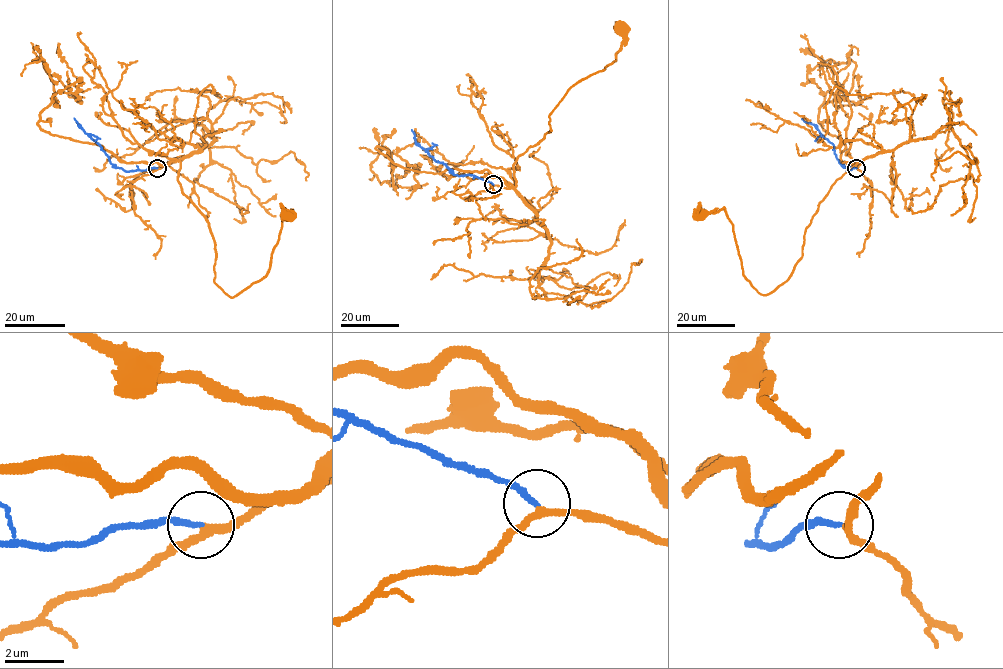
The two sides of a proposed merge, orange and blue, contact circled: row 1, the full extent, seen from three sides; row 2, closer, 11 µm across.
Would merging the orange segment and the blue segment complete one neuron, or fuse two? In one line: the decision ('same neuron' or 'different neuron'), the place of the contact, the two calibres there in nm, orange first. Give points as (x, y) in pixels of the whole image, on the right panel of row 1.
same neuron; place (856, 168); calibres 240 and 200 nm

